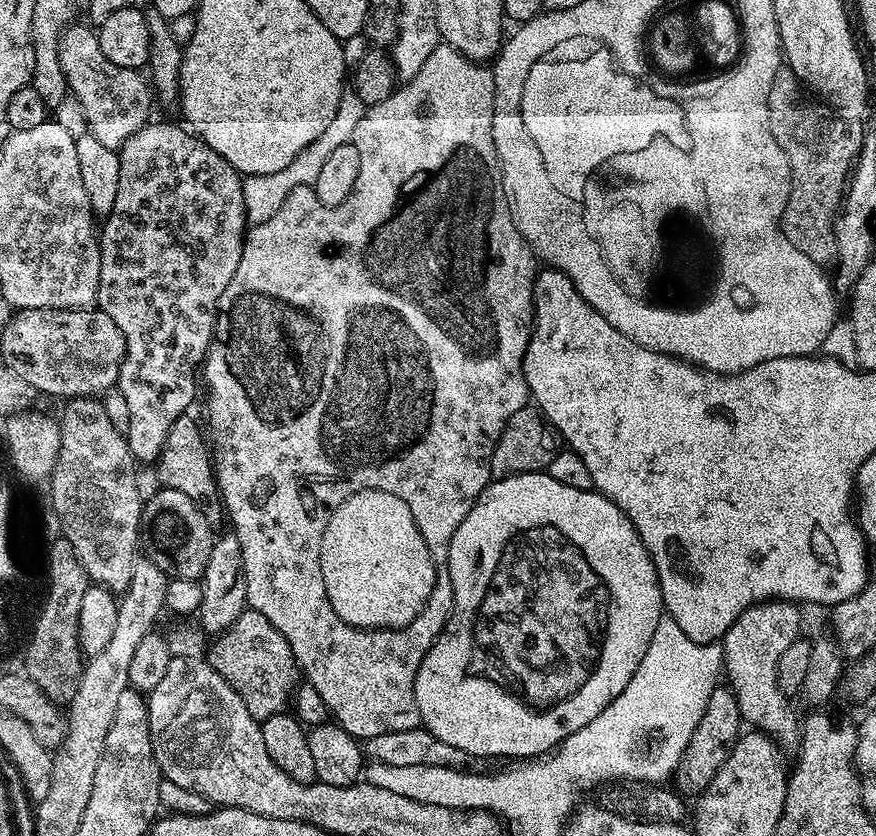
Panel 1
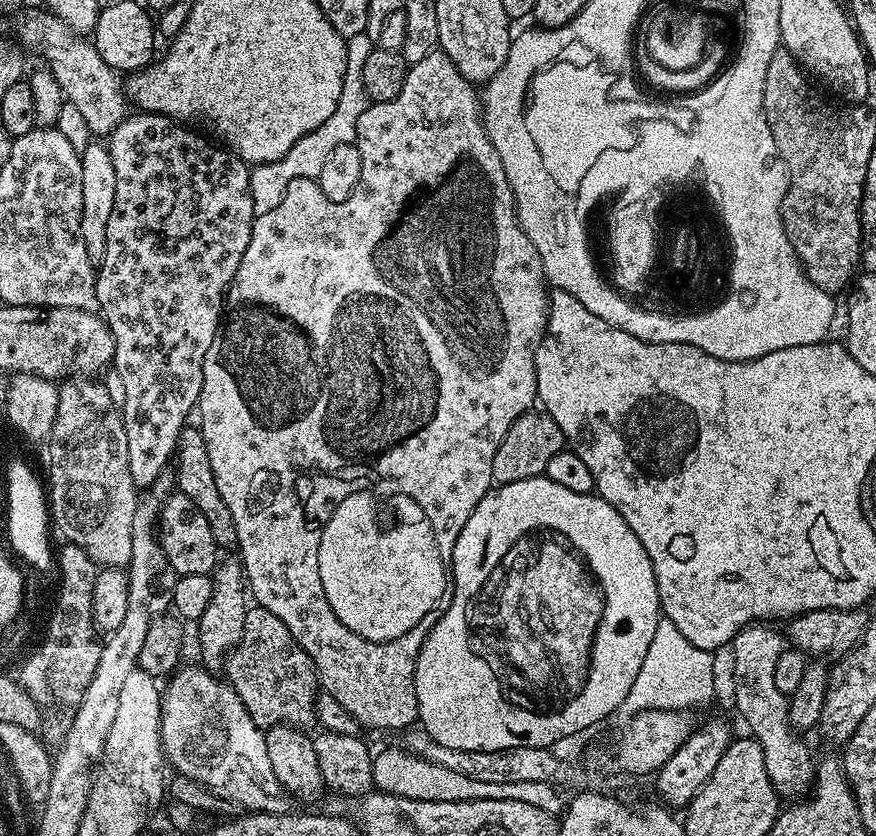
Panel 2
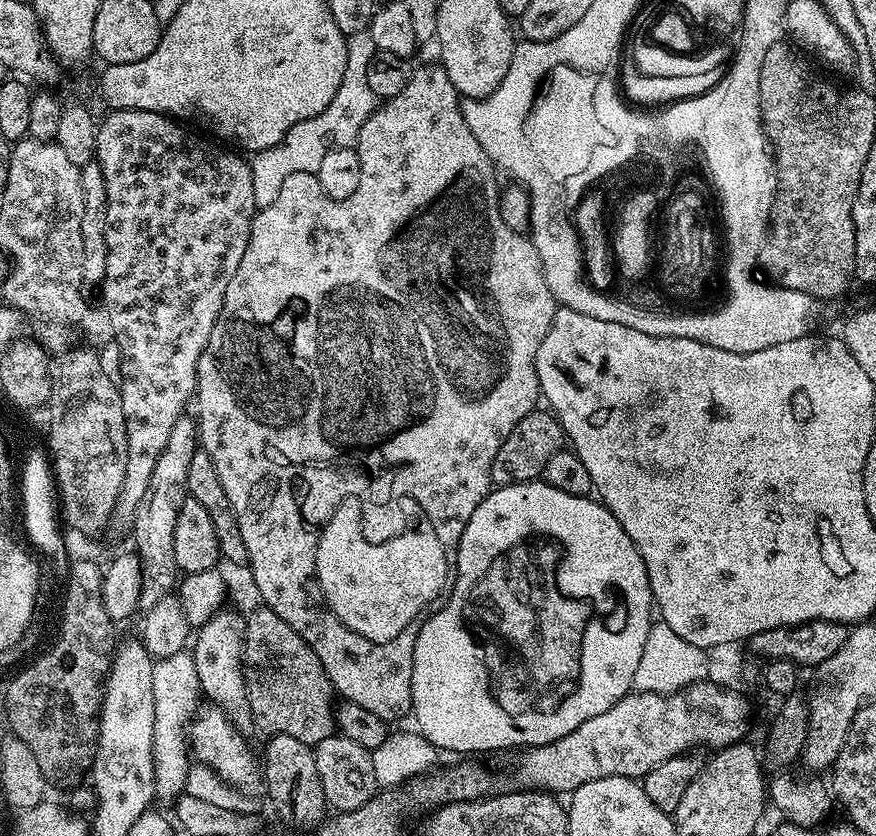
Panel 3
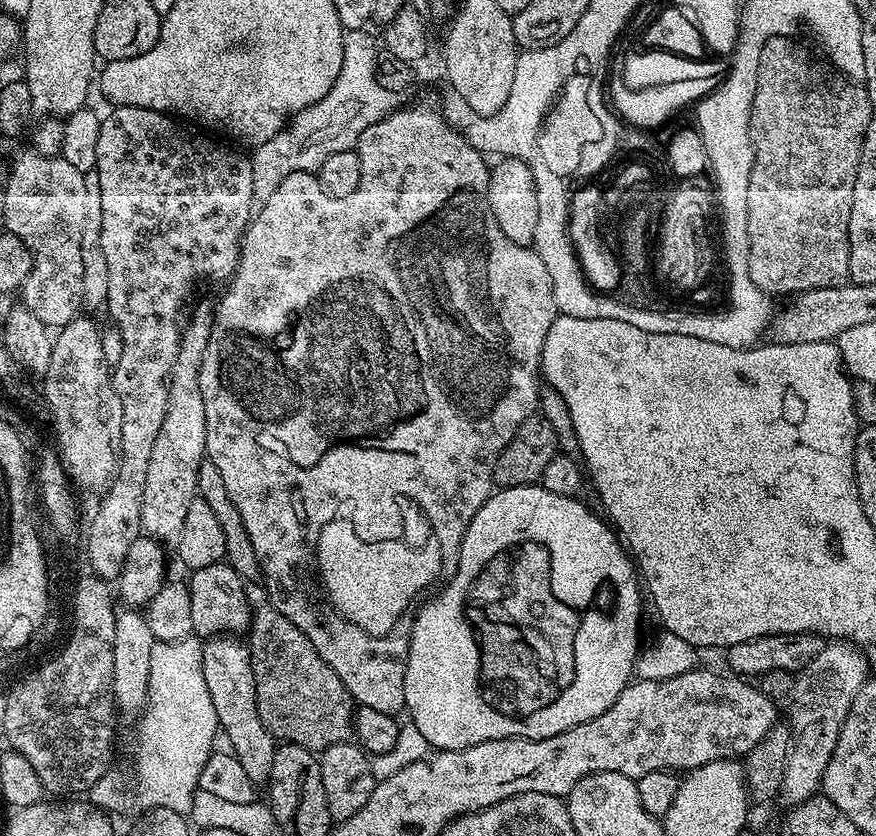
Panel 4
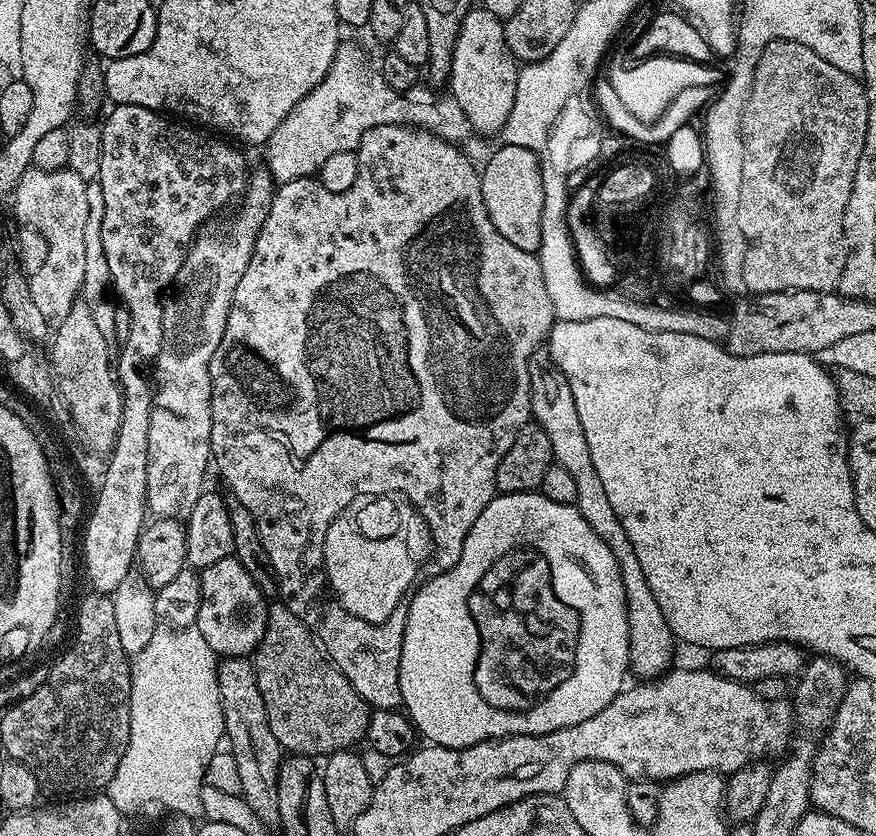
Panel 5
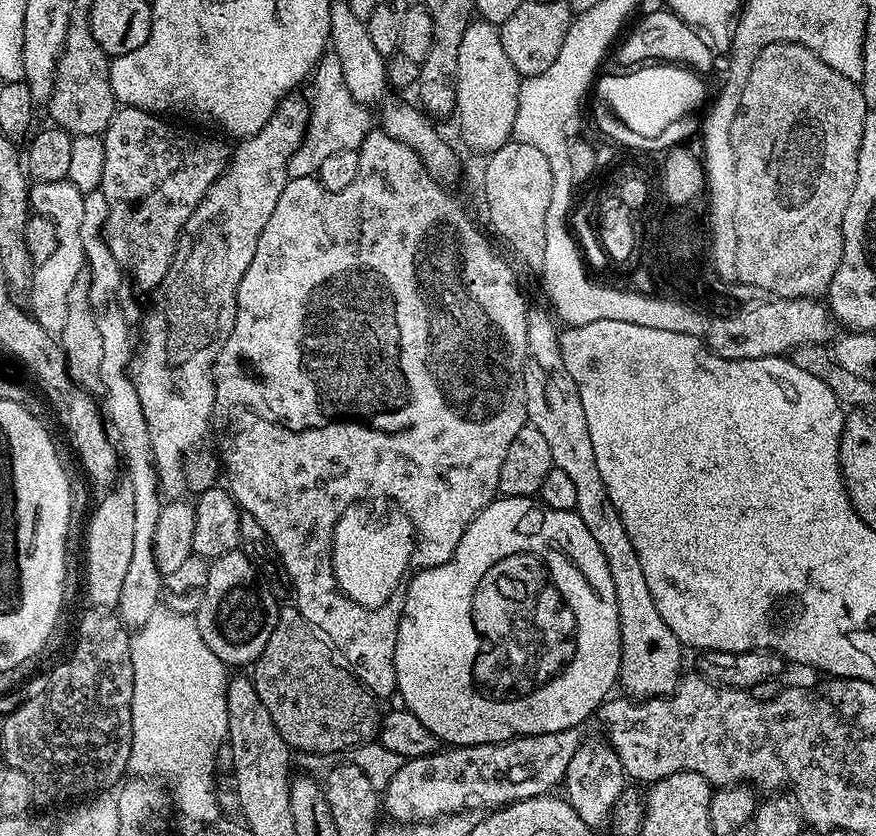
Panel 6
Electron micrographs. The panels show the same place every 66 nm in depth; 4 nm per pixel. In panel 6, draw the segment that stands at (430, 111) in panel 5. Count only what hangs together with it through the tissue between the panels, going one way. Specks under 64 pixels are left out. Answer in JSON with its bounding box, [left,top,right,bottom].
[288,54,374,178]

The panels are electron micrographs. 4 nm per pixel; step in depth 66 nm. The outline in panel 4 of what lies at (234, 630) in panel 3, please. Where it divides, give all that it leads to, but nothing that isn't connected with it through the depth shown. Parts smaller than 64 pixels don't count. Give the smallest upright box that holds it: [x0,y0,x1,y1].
[202,634,278,785]

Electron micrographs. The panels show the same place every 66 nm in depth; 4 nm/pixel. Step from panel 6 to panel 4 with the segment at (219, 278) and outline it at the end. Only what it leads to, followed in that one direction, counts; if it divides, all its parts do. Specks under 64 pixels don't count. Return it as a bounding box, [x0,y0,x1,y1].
[140,308,213,540]

